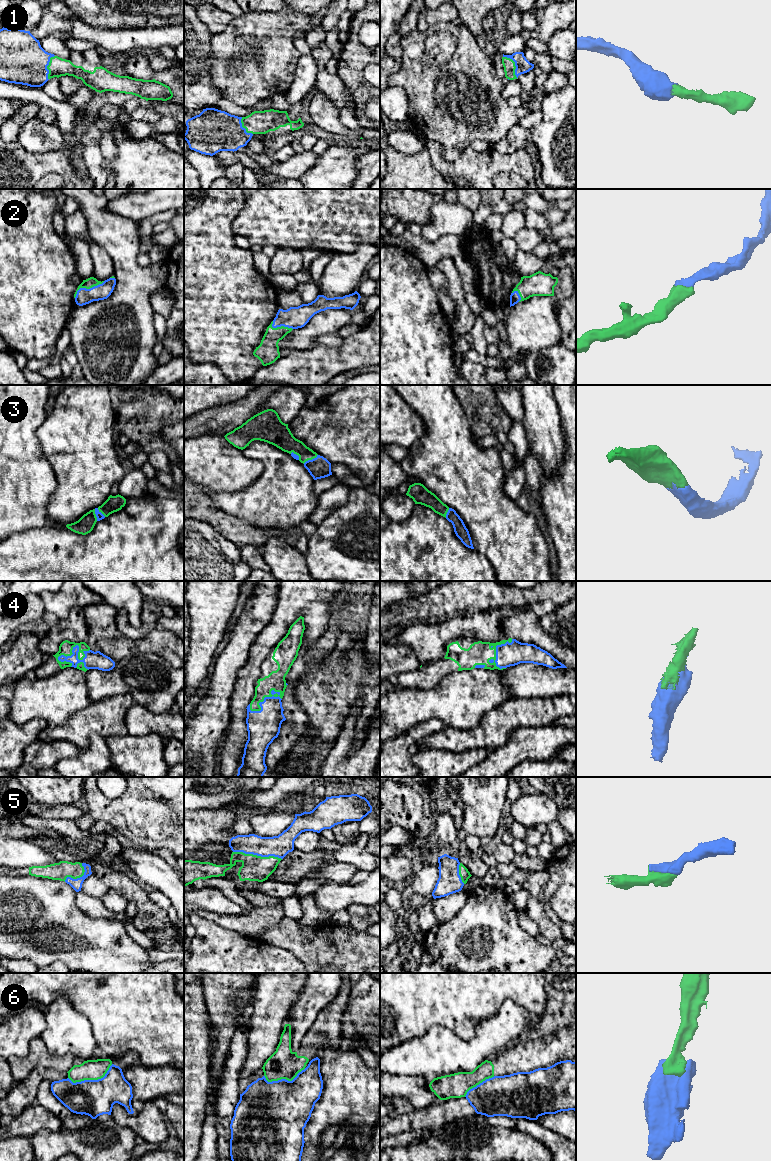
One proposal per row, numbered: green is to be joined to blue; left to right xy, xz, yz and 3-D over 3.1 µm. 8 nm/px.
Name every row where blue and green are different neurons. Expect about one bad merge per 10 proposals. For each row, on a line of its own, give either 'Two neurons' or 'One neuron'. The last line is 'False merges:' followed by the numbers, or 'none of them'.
1: One neuron
2: One neuron
3: One neuron
4: One neuron
5: One neuron
6: Two neurons
False merges: 6

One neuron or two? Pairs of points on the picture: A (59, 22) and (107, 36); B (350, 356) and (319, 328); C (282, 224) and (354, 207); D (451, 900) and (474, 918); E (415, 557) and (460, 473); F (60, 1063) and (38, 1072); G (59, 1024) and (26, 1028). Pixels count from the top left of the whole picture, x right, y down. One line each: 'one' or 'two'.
A: two
B: two
C: one
D: two
E: two
F: two
G: two

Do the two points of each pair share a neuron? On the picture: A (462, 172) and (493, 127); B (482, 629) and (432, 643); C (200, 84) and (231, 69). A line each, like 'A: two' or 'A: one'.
A: two
B: one
C: two

